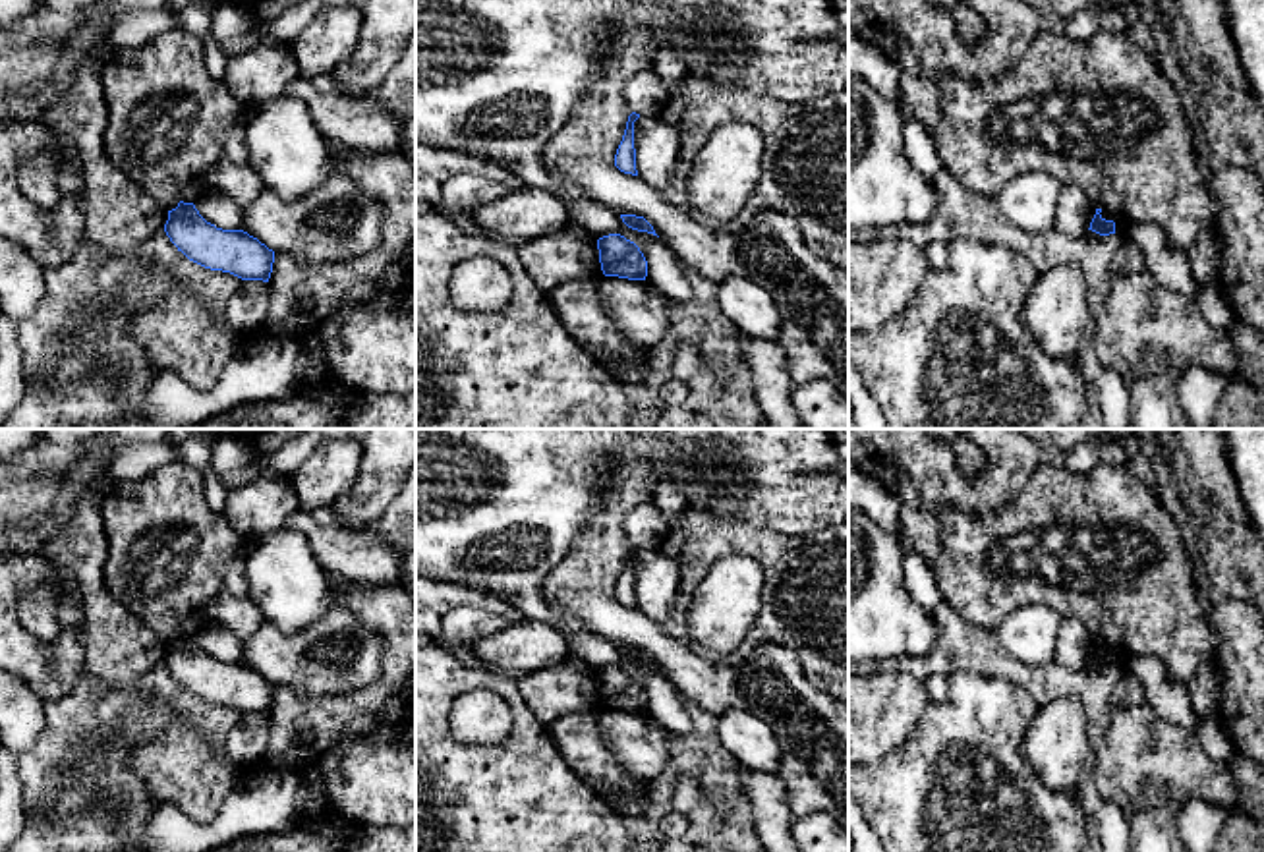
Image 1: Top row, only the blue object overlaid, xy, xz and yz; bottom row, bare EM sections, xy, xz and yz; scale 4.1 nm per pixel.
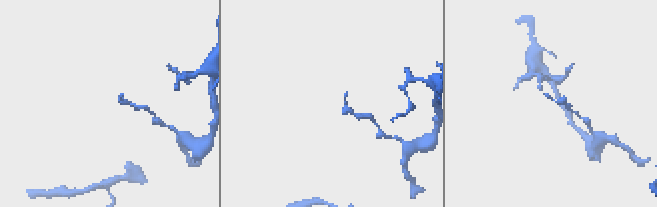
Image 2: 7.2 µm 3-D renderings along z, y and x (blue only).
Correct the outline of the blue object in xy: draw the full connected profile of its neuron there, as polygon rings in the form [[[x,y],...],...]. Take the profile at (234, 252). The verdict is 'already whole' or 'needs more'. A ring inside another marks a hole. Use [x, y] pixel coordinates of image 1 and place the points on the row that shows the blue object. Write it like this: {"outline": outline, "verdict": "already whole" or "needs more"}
{"outline": [[[193,203],[168,211],[164,232],[189,261],[230,272],[242,280],[269,282],[274,251],[244,230],[222,230],[207,222]]], "verdict": "already whole"}

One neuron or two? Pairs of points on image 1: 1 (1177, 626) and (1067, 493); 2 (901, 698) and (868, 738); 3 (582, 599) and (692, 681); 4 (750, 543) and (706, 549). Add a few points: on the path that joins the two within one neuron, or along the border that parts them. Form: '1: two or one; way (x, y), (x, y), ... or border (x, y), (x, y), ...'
1: one; way (1143, 592), (1083, 536), (1083, 528)
2: one; way (891, 708), (874, 729)
3: one; way (609, 619), (644, 632), (665, 653)
4: one; way (739, 541), (718, 541)

